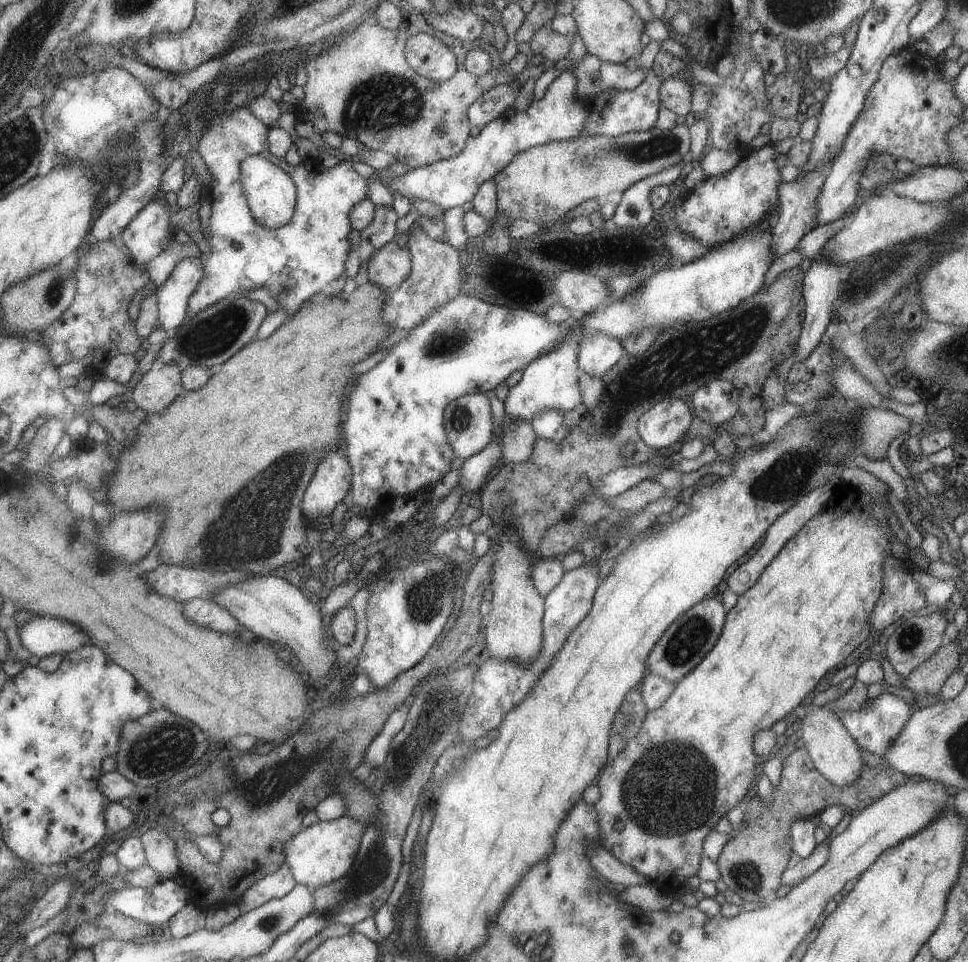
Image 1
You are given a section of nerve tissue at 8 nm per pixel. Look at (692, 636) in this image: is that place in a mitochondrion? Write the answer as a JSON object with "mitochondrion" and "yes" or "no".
{"mitochondrion":"yes"}

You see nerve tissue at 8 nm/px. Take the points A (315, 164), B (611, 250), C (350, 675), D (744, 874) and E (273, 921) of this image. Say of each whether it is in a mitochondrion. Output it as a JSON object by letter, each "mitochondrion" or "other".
{"A":"other","B":"other","C":"other","D":"mitochondrion","E":"mitochondrion"}

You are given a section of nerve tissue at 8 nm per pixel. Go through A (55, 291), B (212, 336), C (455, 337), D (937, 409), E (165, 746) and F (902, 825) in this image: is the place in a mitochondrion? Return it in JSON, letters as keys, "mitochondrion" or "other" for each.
{"A":"mitochondrion","B":"mitochondrion","C":"mitochondrion","D":"other","E":"mitochondrion","F":"other"}

